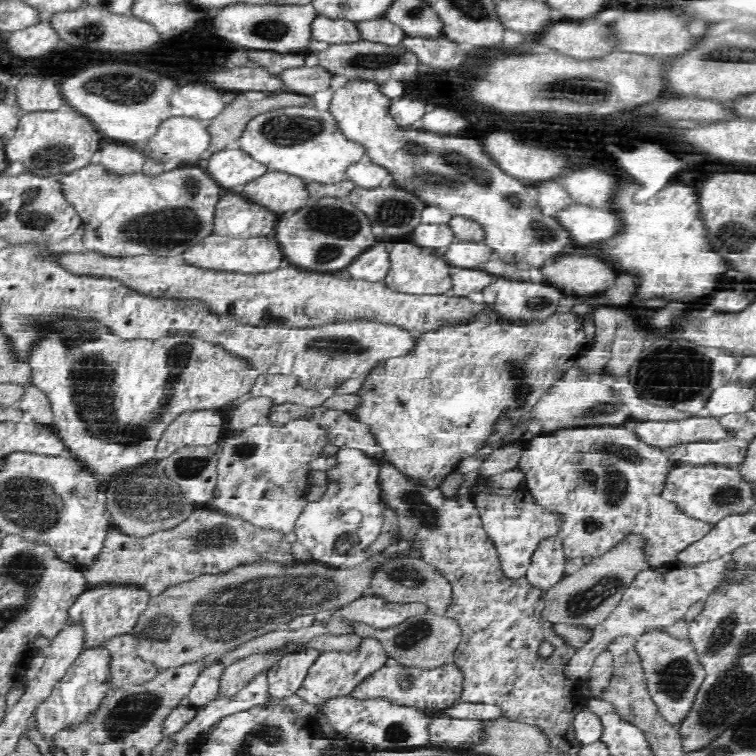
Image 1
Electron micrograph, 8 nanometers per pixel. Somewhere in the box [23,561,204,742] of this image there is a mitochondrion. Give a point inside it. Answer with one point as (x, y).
(157, 627)

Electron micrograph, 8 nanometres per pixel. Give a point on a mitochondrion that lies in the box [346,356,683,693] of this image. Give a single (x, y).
(605, 467)

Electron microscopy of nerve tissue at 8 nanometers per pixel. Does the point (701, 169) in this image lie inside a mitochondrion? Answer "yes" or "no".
no

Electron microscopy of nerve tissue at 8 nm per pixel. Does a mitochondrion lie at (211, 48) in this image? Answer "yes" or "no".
no

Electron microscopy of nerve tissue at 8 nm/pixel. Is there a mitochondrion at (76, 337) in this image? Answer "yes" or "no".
yes

